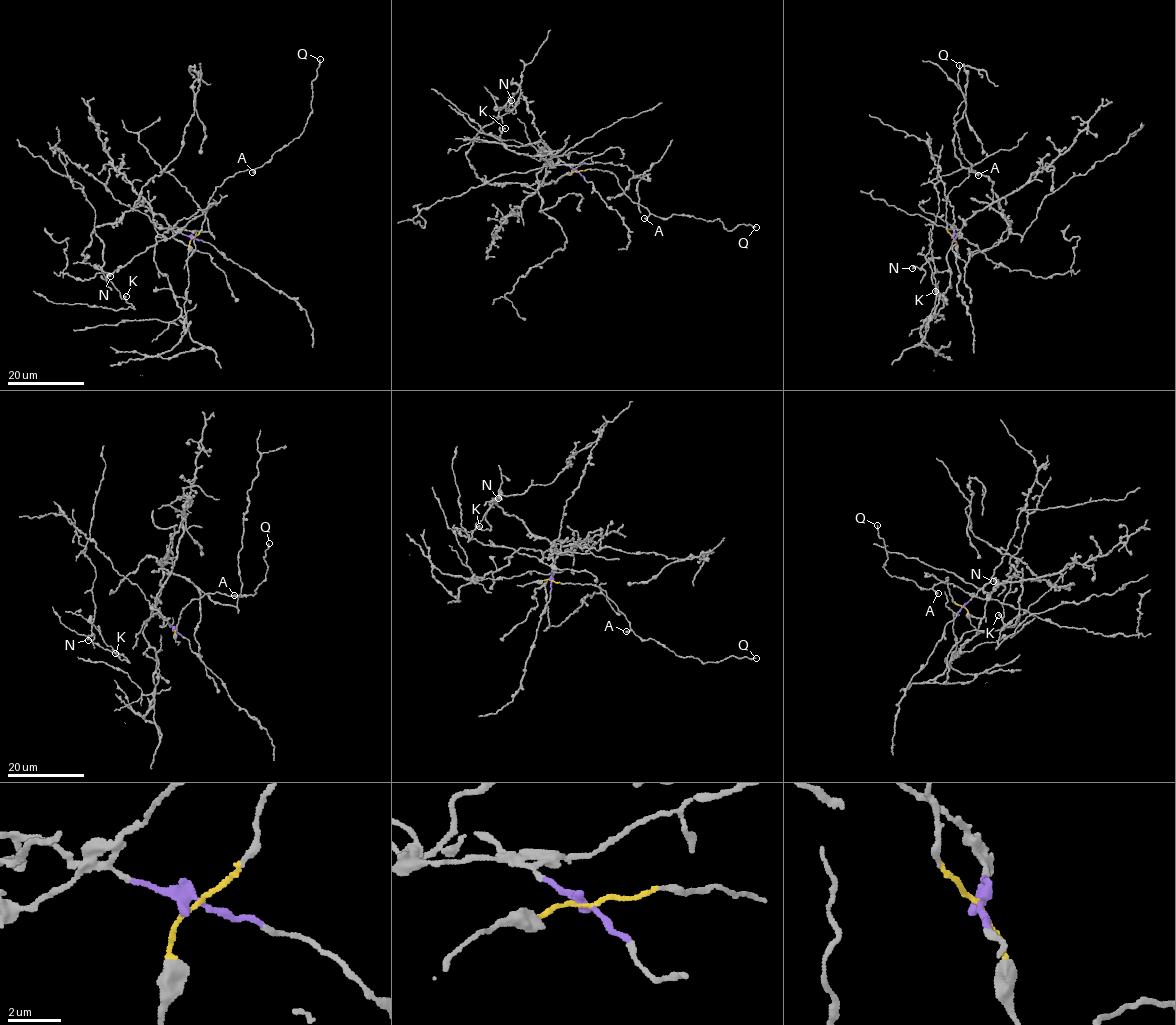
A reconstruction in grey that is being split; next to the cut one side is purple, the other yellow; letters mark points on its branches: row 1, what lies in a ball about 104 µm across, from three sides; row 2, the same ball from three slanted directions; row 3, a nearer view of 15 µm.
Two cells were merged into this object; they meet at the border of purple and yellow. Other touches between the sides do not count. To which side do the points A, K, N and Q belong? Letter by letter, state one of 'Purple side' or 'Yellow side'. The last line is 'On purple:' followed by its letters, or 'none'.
A: Yellow side
K: Purple side
N: Purple side
Q: Yellow side
On purple: K, N

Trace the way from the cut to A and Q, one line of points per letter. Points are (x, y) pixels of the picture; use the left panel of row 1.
A: (193, 238), (202, 227), (207, 205), (216, 188), (235, 174), (255, 169), (252, 172)
Q: (193, 238), (202, 227), (216, 188), (235, 174), (267, 163), (304, 130), (320, 60)

